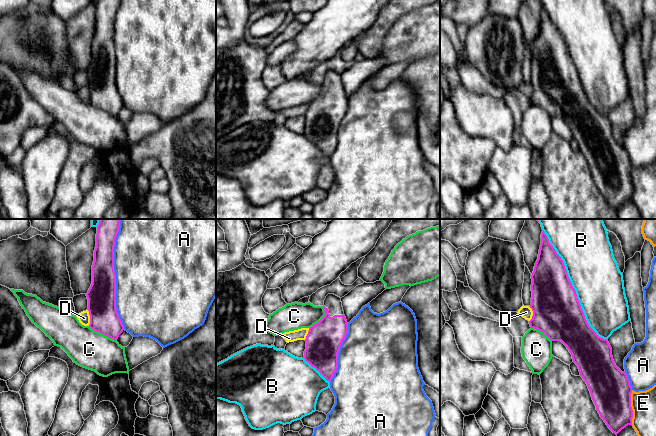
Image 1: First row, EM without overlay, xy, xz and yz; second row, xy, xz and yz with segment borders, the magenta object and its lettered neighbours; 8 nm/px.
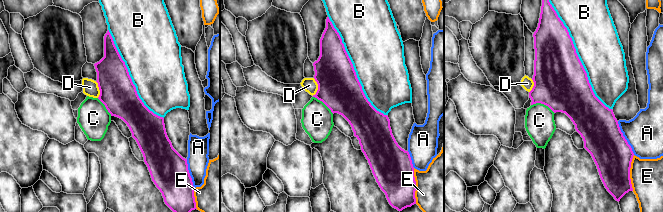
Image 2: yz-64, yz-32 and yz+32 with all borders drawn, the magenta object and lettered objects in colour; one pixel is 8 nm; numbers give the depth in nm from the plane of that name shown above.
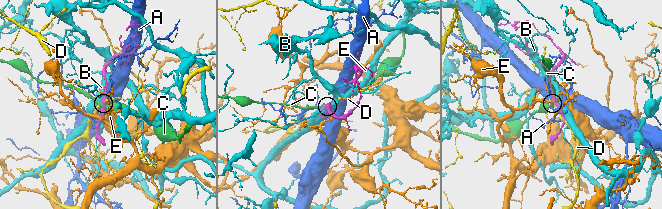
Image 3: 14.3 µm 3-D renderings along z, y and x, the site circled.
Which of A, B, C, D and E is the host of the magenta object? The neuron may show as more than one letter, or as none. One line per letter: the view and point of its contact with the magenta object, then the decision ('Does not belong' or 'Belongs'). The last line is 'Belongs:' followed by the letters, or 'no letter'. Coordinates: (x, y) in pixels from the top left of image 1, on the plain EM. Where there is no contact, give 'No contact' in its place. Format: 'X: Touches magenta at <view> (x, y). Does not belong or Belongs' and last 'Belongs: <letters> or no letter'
A: Touches magenta at xy (115, 53). Does not belong
B: Touches magenta at yz (572, 63). Does not belong
C: Touches magenta at xy (102, 109). Does not belong
D: Touches magenta at xy (90, 93). Does not belong
E: Touches magenta at yz (631, 183). Does not belong
Belongs: no letter

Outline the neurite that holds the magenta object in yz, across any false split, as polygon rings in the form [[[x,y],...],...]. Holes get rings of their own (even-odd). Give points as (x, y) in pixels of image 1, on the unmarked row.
[[[542,7],[538,35],[531,51],[533,87],[530,103],[543,108],[551,117],[561,117],[578,142],[580,152],[586,158],[592,176],[600,193],[616,211],[628,201],[632,201],[632,163],[625,148],[615,140],[612,124],[607,115],[599,113],[589,102],[575,65],[568,53],[565,41]]]

